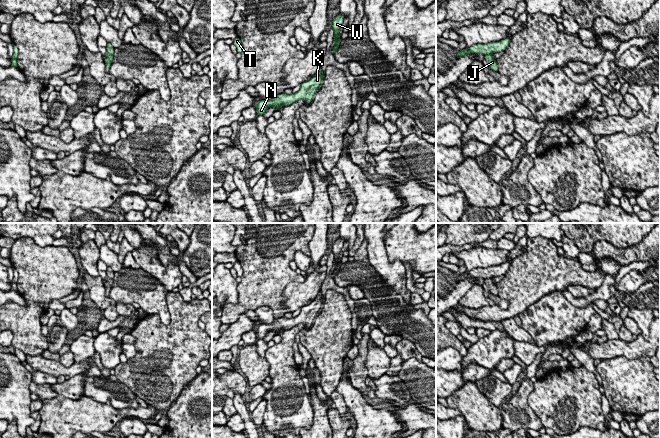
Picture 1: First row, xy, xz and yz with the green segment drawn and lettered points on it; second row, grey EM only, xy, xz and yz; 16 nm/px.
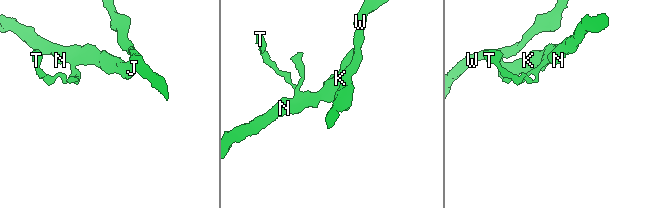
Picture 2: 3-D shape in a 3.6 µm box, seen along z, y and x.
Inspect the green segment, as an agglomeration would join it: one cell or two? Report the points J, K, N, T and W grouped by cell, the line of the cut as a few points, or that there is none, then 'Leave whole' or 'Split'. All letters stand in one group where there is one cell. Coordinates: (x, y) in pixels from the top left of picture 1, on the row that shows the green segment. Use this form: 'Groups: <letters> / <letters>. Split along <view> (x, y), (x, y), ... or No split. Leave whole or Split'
Groups: J K N T / W. Split along xy (107, 53), (111, 55). Split

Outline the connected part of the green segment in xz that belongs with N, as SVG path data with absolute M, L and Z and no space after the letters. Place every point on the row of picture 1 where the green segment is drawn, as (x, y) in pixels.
M318 68L316 74L308 81L300 84L300 90L293 94L274 95L271 100L259 100L256 104L257 116L264 115L269 107L273 107L275 111L279 111L281 106L289 106L300 99L305 99L306 104L312 102L318 87L323 81L323 70Z

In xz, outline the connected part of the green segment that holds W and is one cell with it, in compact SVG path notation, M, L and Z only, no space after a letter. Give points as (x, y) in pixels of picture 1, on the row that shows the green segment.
M338 14L334 20L330 24L330 28L334 30L334 43L332 51L336 53L337 49L339 48L340 42L342 39L339 38L339 31L344 21L344 16L342 14Z

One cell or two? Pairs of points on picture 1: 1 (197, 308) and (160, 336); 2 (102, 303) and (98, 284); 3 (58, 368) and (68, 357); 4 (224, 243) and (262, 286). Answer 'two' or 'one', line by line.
1: one
2: one
3: two
4: two

